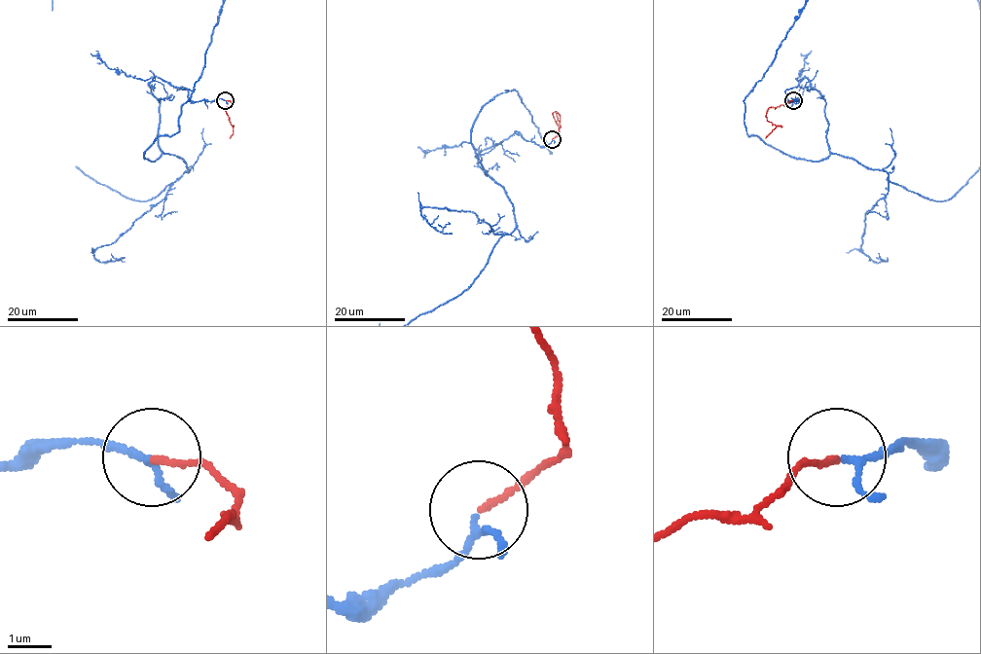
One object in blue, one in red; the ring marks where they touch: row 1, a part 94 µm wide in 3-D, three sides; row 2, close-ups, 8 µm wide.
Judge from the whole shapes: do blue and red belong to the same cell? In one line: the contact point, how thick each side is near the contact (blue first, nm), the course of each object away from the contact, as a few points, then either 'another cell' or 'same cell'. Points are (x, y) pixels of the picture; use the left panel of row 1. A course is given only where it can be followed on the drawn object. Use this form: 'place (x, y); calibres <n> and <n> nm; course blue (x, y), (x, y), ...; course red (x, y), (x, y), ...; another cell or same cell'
place (225, 100); calibres 120 and 130 nm; course red (225, 100), (232, 103), (226, 108), (233, 134), (230, 137); same cell

